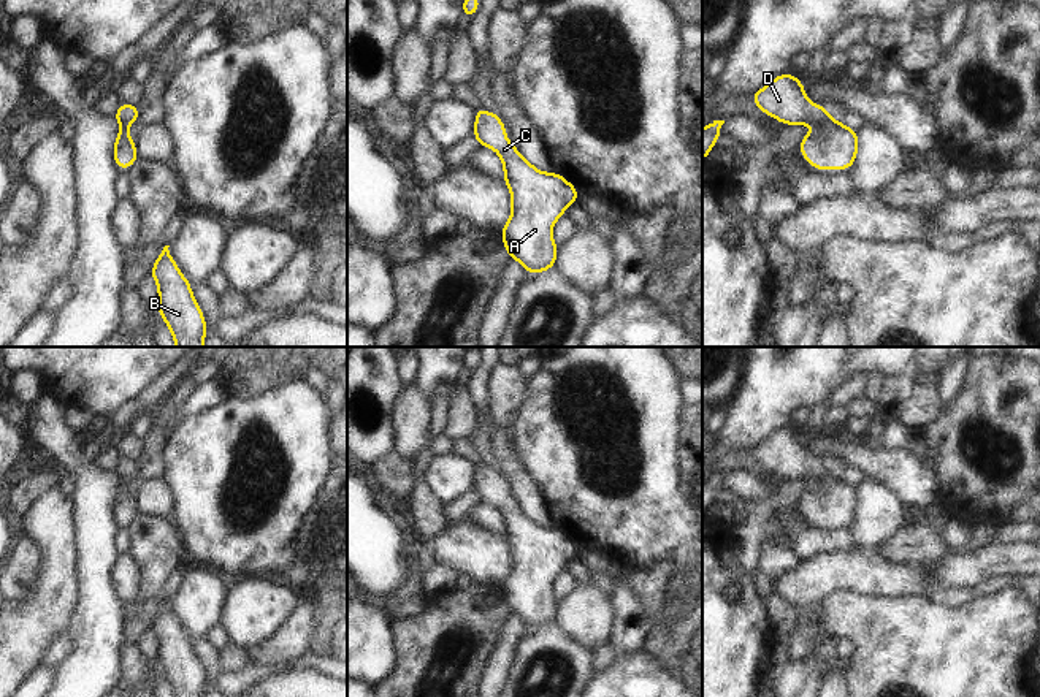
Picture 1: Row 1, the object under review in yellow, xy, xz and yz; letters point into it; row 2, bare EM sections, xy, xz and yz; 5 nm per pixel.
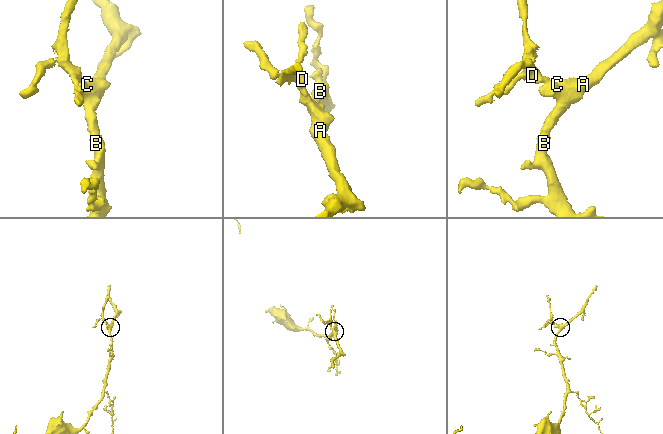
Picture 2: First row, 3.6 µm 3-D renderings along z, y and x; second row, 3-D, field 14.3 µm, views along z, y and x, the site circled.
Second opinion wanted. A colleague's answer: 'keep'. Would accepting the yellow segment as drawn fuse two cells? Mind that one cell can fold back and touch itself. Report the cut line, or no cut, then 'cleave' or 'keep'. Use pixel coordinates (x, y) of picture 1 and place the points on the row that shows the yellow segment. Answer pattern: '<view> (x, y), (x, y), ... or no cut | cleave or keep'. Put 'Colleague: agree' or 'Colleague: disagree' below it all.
no cut | keep
Colleague: agree

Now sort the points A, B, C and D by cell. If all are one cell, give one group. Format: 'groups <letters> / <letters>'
groups A B C D

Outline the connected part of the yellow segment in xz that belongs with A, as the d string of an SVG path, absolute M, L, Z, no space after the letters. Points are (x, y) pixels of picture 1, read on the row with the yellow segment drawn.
M476 108L472 135L480 147L493 147L504 165L504 182L510 189L512 212L509 222L499 231L510 258L520 261L528 274L537 274L555 268L558 246L552 239L552 227L564 209L577 201L579 190L556 173L541 173L525 160L515 146L506 139L506 127L496 112L484 112Z

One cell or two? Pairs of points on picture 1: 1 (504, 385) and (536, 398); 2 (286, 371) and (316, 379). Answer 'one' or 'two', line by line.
1: two
2: one

